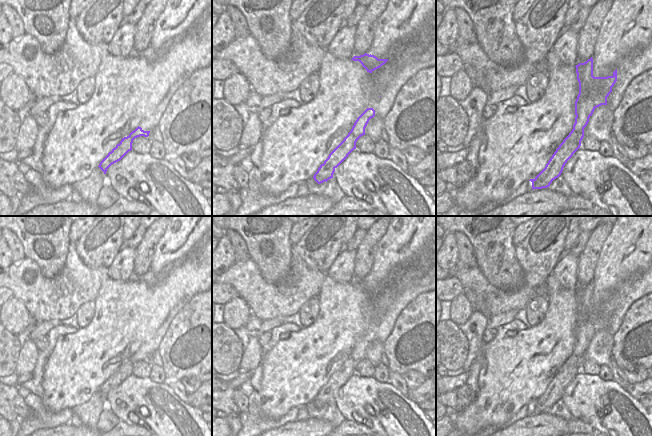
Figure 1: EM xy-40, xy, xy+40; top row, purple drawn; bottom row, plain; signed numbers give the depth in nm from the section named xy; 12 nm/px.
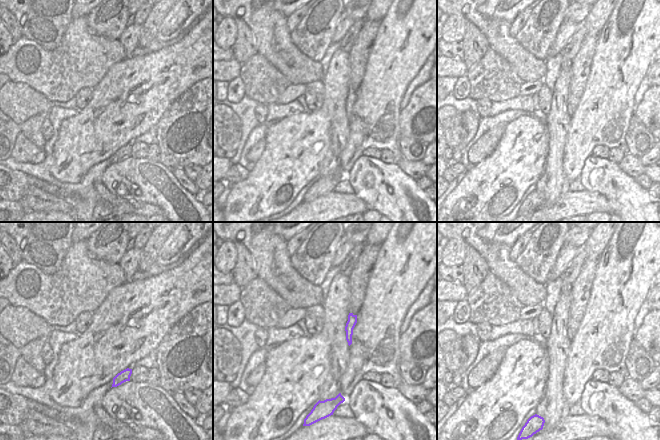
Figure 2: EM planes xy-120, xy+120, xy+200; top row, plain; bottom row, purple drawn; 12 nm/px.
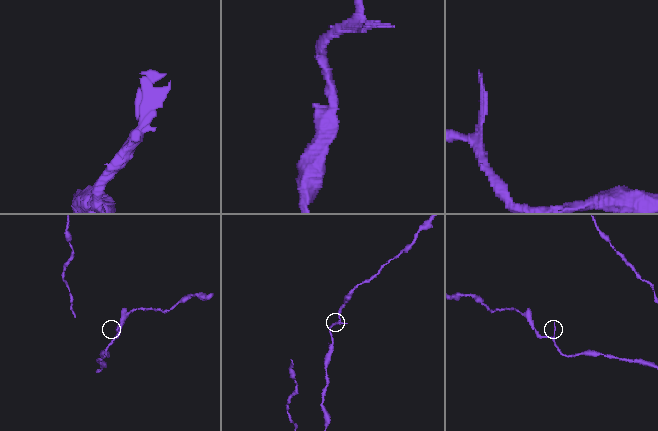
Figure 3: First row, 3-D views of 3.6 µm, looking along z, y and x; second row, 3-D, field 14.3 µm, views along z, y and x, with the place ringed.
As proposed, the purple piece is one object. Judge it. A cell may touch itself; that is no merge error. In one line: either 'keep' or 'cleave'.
cleave

